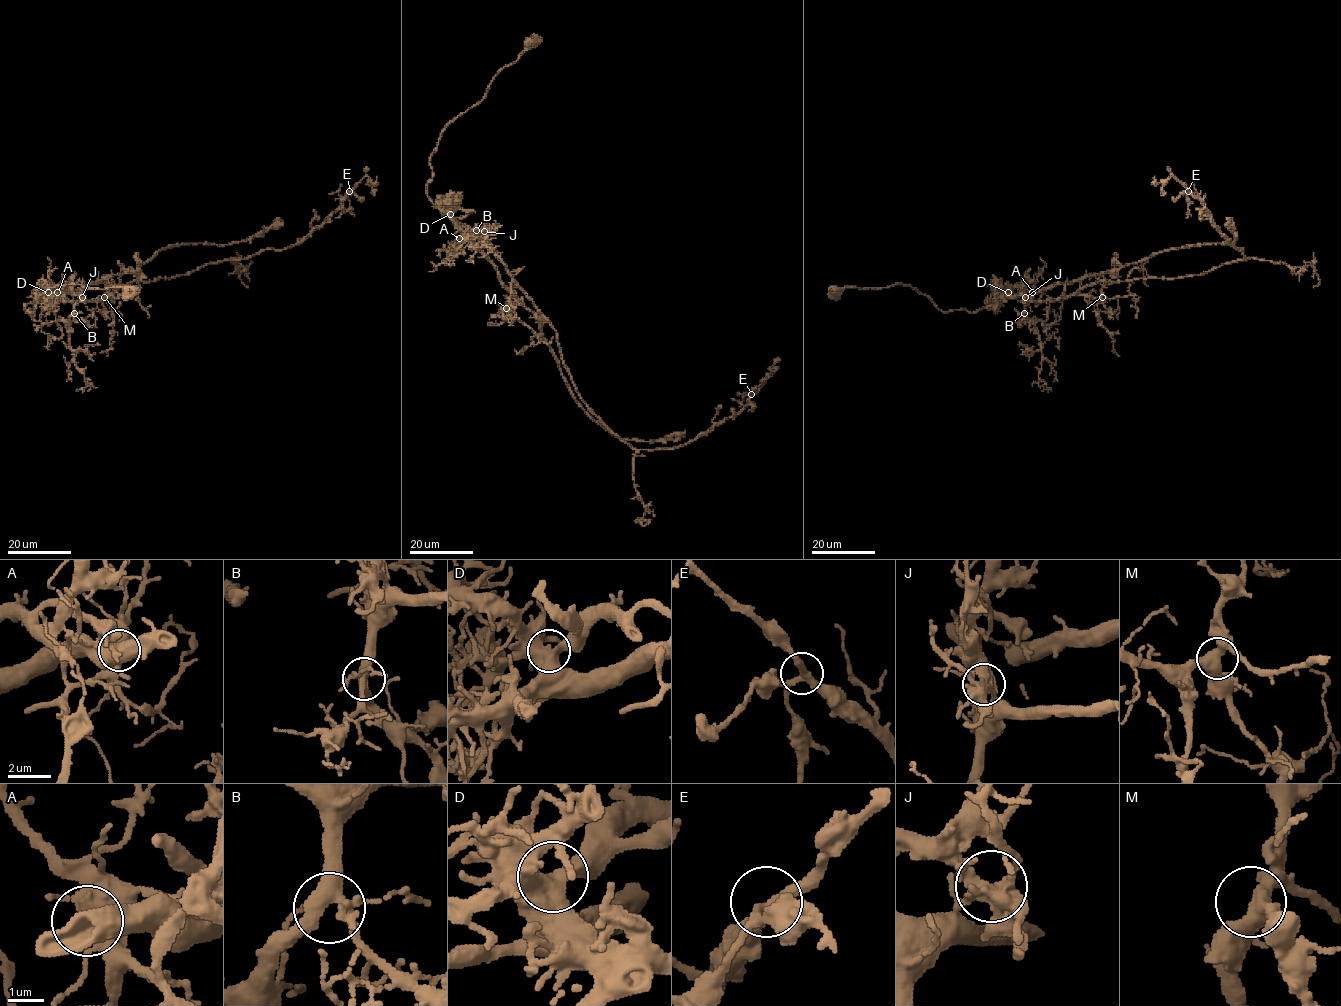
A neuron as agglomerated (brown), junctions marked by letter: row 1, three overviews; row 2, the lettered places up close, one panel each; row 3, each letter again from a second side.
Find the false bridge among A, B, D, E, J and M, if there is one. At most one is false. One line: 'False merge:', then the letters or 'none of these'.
False merge: J

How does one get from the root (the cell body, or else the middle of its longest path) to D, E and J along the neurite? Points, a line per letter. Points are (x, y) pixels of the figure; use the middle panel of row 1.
D: (533, 40), (498, 73), (486, 95), (440, 135), (430, 157), (426, 191), (450, 214)
E: (533, 40), (443, 130), (428, 197), (488, 243), (556, 331), (581, 400), (632, 447), (686, 445), (751, 394)
J: (533, 40), (514, 62), (498, 73), (480, 101), (448, 124), (430, 157), (428, 197), (464, 230), (484, 231)

